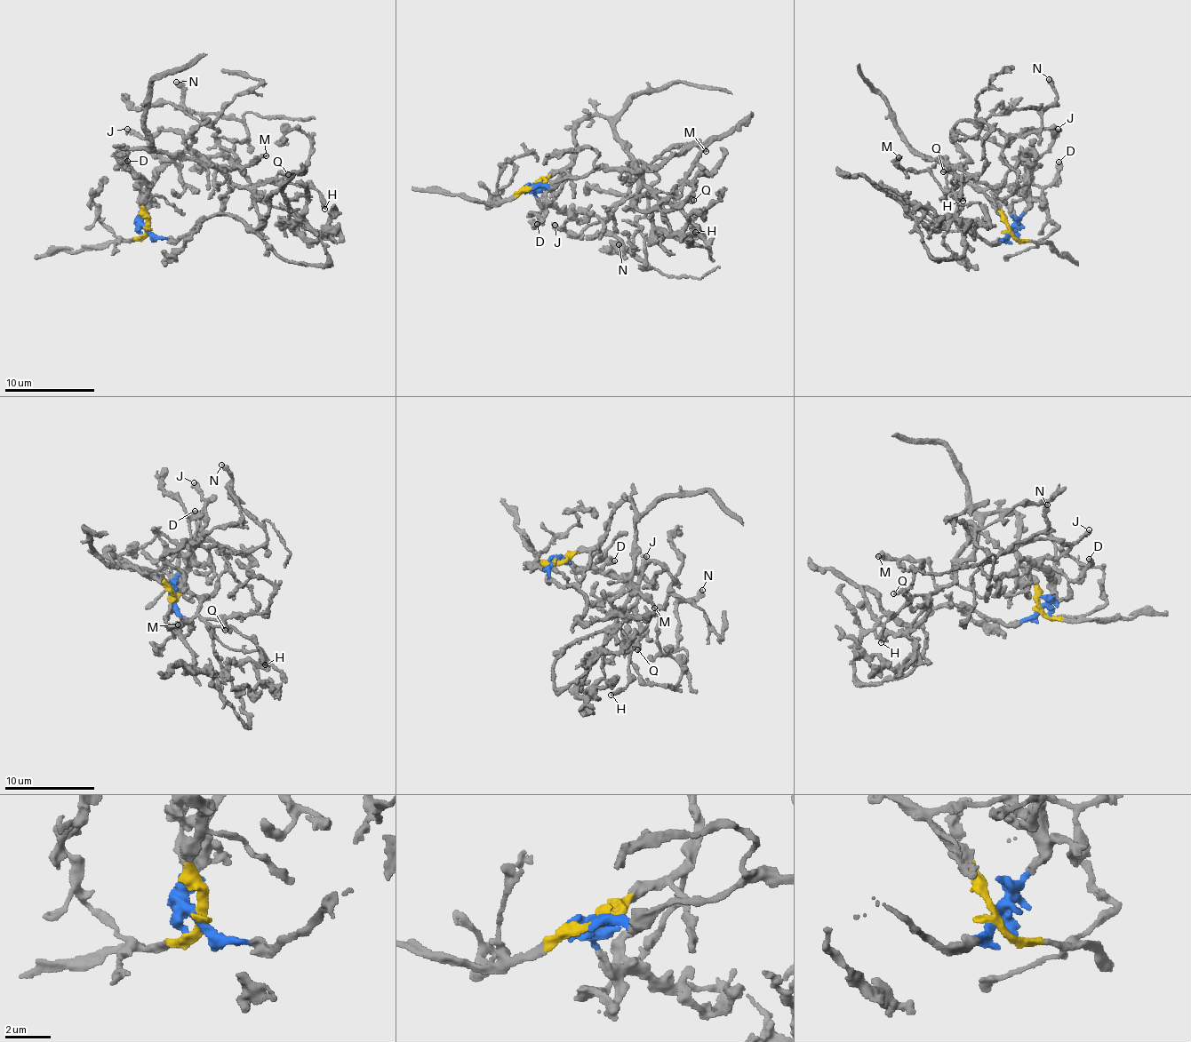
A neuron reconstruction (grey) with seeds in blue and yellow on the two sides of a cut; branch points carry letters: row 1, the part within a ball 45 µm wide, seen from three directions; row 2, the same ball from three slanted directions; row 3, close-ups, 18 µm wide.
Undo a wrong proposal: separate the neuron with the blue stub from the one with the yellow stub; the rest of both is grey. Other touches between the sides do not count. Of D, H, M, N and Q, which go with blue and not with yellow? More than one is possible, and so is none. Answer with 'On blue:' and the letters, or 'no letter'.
On blue: no letter

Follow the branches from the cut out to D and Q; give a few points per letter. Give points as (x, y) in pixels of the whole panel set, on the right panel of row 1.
D: (1010, 231), (1003, 211), (987, 191), (1022, 182), (1045, 186), (1056, 176), (1059, 161)
Q: (1010, 231), (1003, 211), (947, 163), (928, 160), (947, 160), (966, 176), (955, 185), (943, 171)

